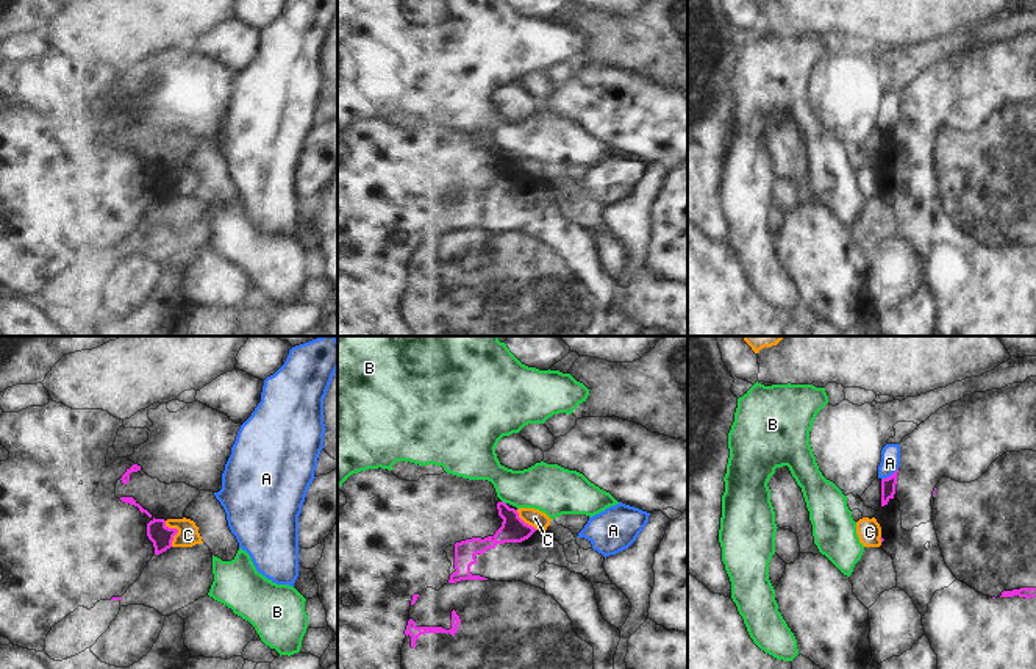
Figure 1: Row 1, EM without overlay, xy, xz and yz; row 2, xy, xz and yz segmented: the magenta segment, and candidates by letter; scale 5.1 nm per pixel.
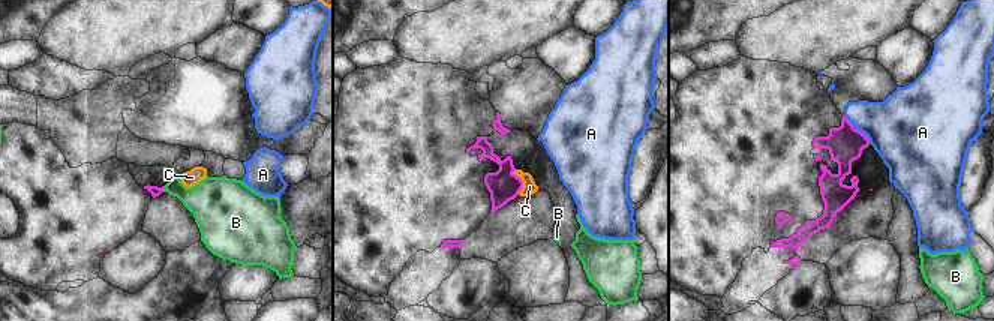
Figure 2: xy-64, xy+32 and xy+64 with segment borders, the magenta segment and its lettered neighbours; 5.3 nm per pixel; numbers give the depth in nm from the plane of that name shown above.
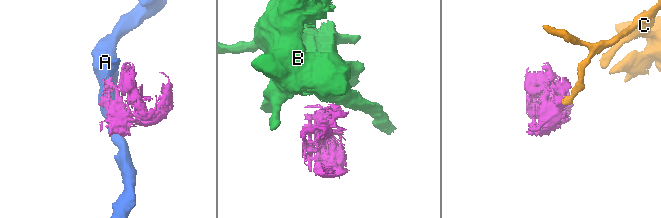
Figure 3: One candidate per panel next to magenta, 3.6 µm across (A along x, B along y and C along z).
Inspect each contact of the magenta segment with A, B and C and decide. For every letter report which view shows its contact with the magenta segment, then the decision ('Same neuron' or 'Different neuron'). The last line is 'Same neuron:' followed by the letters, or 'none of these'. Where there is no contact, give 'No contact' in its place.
A: Touches magenta in yz. Different neuron
B: Touches magenta in xz. Different neuron
C: Touches magenta in xy. Different neuron
Same neuron: none of these.

